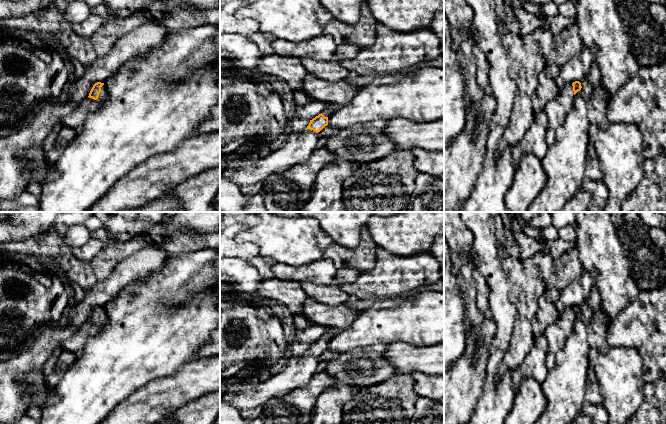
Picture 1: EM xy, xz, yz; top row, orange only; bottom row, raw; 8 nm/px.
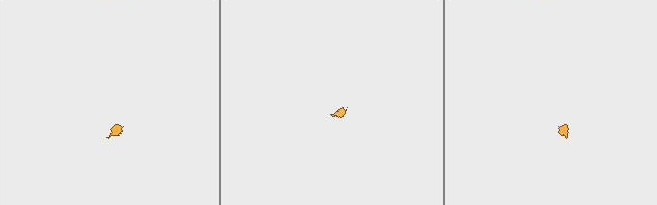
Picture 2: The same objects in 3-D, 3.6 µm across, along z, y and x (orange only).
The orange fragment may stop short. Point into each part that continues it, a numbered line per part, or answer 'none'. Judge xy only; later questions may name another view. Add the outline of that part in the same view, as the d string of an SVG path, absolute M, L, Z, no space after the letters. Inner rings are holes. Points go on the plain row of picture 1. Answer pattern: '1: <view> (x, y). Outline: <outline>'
1: xy (76, 342). Outline: M103 309L97 324L85 322L70 338L61 342L62 348L73 353L80 351L89 338L93 338L102 332L106 321L107 314Z

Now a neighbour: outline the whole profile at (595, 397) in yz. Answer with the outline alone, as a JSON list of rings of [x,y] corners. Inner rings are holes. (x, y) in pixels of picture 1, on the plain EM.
[[[589,364],[588,375],[587,375],[587,391],[585,395],[585,402],[590,404],[602,404],[603,396],[599,388],[599,383],[593,369],[593,365]]]

